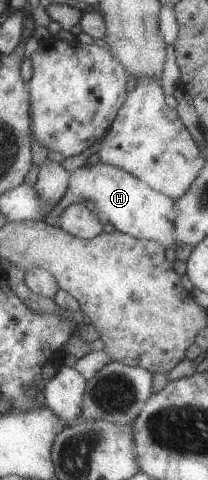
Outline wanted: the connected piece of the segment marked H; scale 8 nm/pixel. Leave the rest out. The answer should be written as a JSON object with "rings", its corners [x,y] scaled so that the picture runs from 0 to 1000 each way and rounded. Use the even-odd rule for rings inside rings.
{"rings":[[[486,335],[447,344],[399,342],[341,358],[332,385],[370,410],[442,421],[495,442],[558,481],[668,498],[769,504],[798,517],[846,513],[841,463],[865,450],[846,433],[851,417],[740,396],[707,379],[673,375],[630,358]]]}

